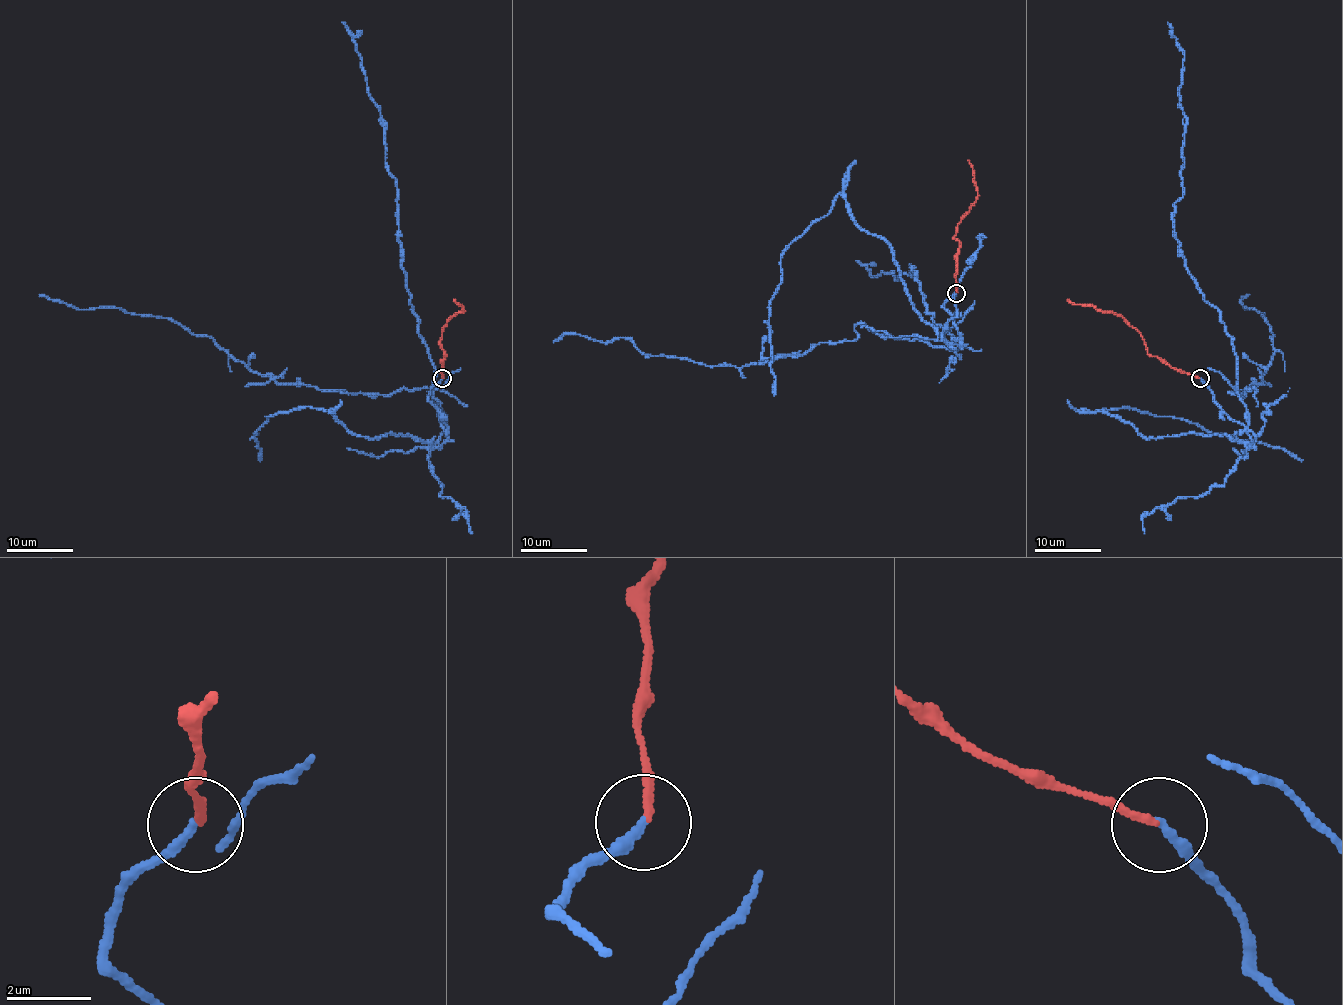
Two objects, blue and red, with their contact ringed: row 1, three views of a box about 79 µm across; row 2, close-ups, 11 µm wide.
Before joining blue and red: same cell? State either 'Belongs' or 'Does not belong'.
Does not belong

